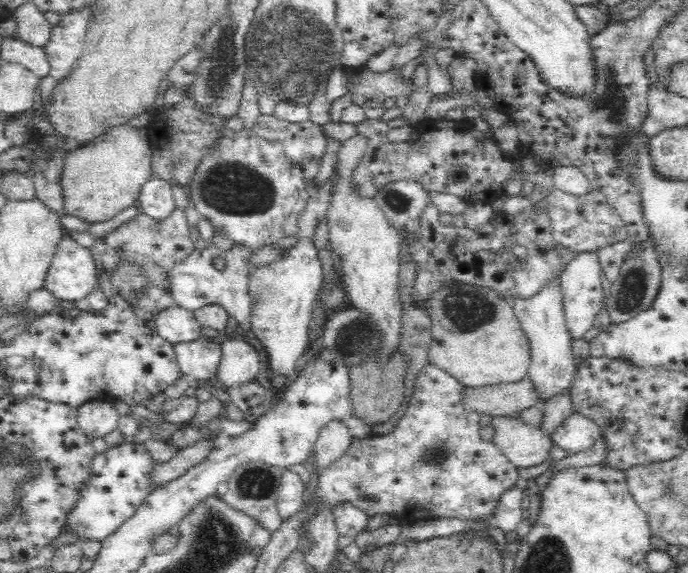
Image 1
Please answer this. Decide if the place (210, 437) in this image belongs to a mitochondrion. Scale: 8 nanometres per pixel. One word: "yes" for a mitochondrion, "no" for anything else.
no

